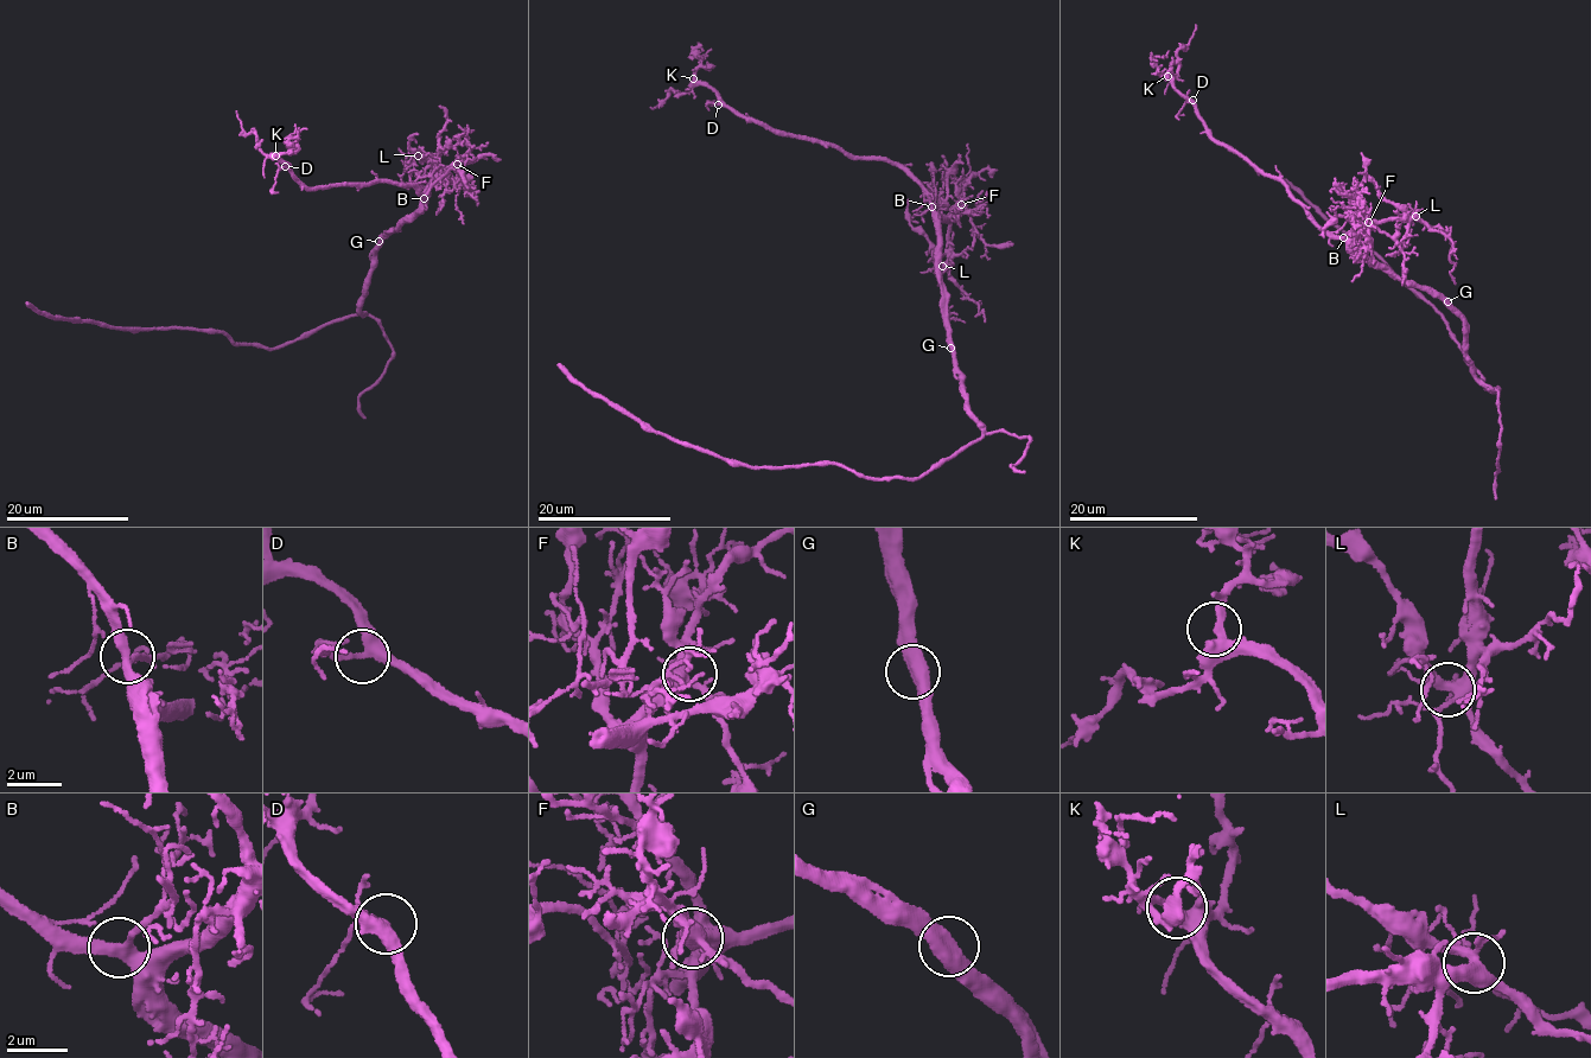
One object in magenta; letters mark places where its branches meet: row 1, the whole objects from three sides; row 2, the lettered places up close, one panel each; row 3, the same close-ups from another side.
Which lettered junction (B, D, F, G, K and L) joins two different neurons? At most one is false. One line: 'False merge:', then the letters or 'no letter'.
False merge: no letter

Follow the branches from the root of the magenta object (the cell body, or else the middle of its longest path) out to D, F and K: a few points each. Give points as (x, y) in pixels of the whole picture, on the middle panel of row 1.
D: (963, 386), (950, 345), (926, 189), (895, 163), (850, 158), (833, 145), (777, 135), (718, 104)
F: (963, 386), (950, 345), (936, 262), (939, 242), (934, 217), (947, 217), (961, 204)
K: (963, 386), (950, 345), (926, 189), (895, 163), (850, 158), (833, 145), (767, 129), (693, 78)

